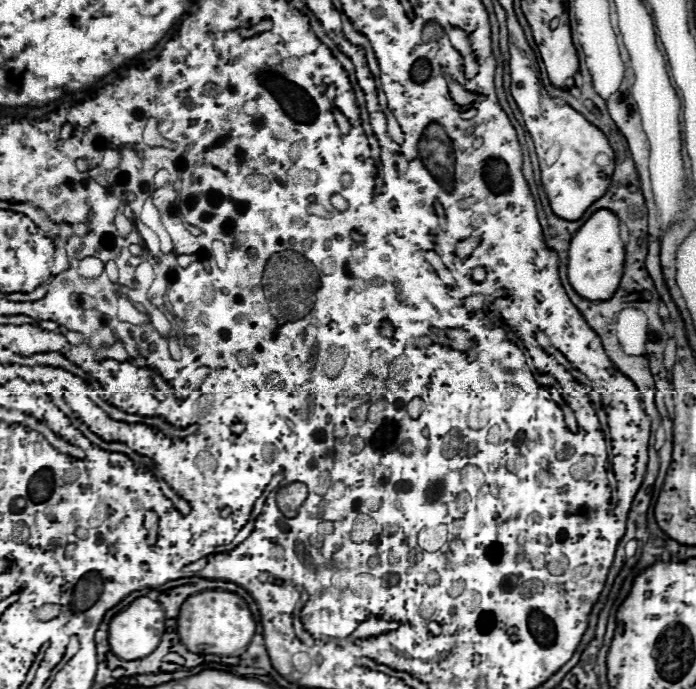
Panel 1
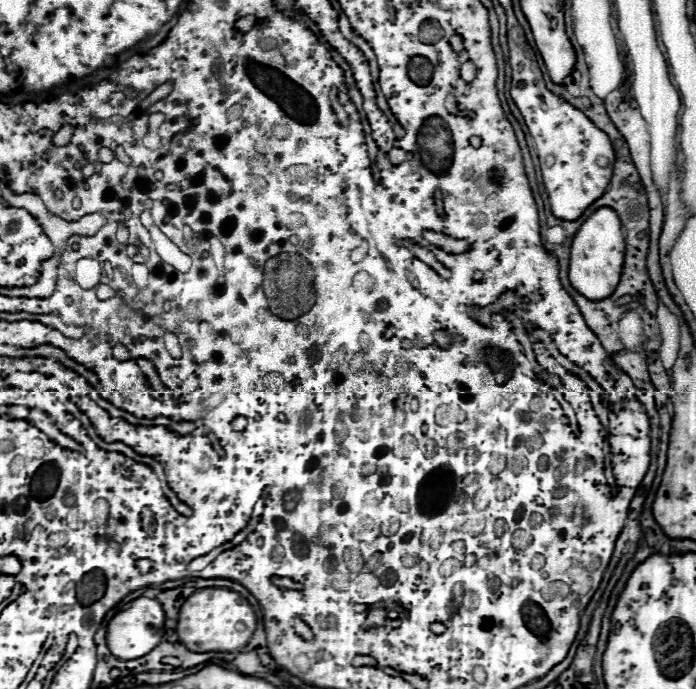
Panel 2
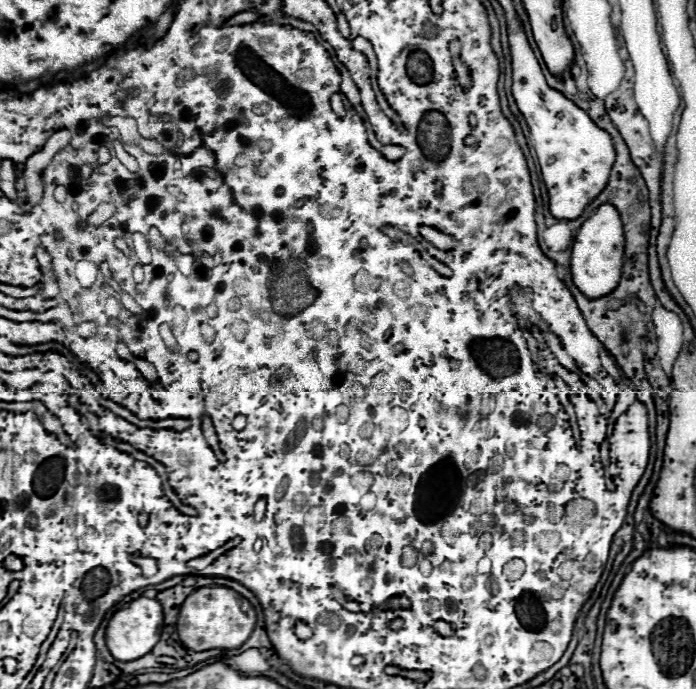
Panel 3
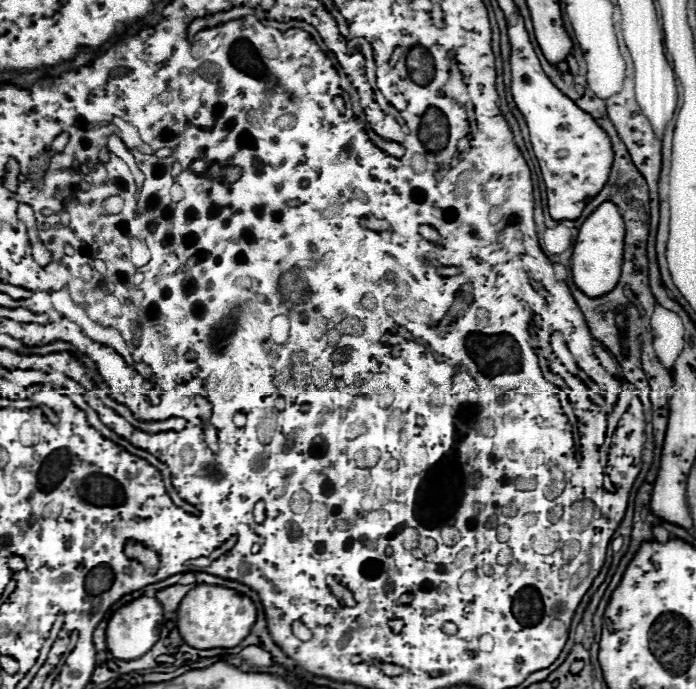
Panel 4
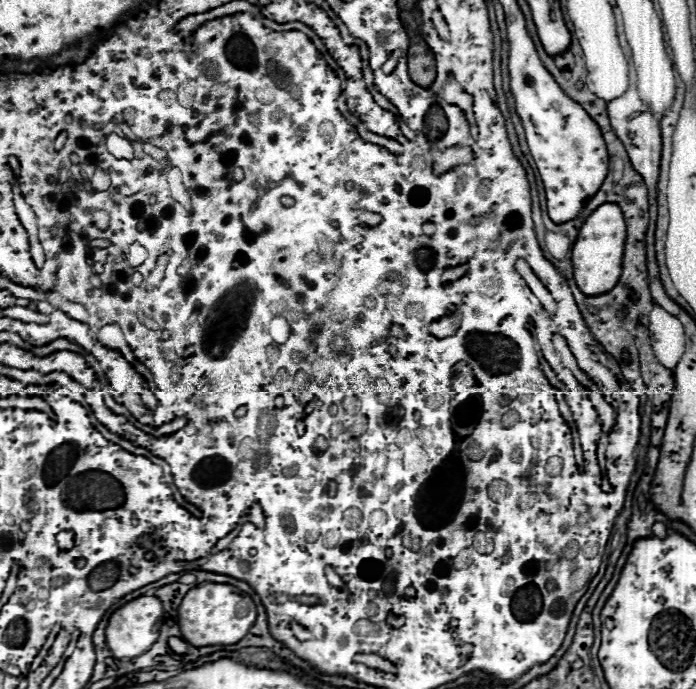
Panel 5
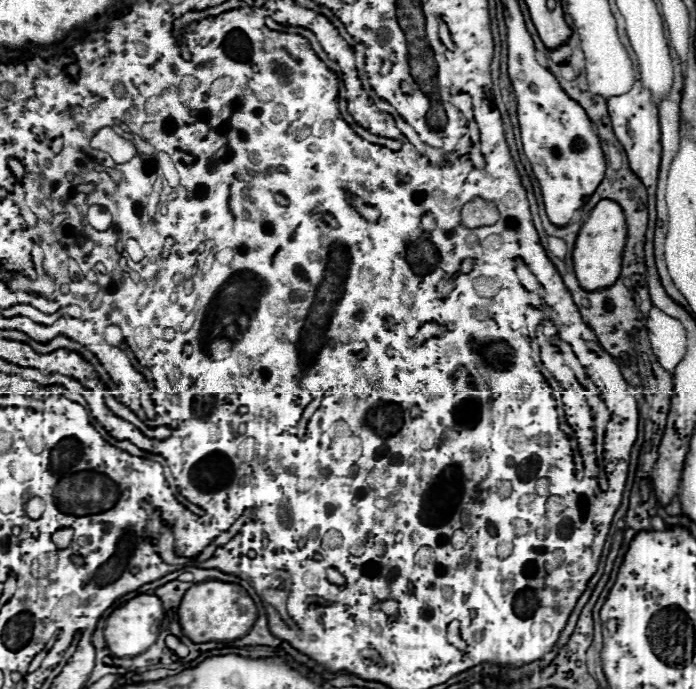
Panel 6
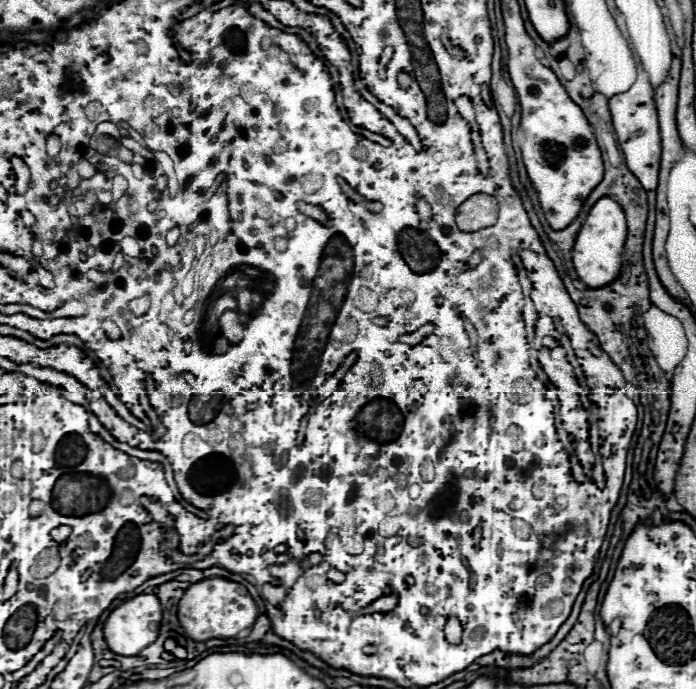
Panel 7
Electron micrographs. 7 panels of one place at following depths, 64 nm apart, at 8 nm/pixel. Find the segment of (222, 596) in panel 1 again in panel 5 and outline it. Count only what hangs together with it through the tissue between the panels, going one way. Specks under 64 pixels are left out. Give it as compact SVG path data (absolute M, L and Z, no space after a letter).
M210 582L198 584L184 596L182 604L178 606L178 626L182 638L196 648L236 644L248 634L248 628L252 628L254 620L256 620L254 600L236 586L228 584L210 584Z

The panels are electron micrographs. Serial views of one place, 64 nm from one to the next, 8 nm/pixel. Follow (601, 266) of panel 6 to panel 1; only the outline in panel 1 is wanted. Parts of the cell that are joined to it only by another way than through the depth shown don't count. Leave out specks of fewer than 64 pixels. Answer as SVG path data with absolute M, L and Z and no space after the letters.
M598 210L570 240L568 280L572 288L580 292L580 296L588 300L608 300L620 284L622 264L624 264L624 244L620 240L618 218L610 210Z

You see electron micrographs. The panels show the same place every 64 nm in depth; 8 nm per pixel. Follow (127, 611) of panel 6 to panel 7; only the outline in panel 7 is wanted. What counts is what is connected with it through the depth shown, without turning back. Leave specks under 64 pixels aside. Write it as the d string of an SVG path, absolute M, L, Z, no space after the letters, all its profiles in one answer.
M138 594L110 612L104 622L104 640L108 648L118 656L138 656L144 648L148 648L158 638L158 628L162 620L162 606L154 594Z

